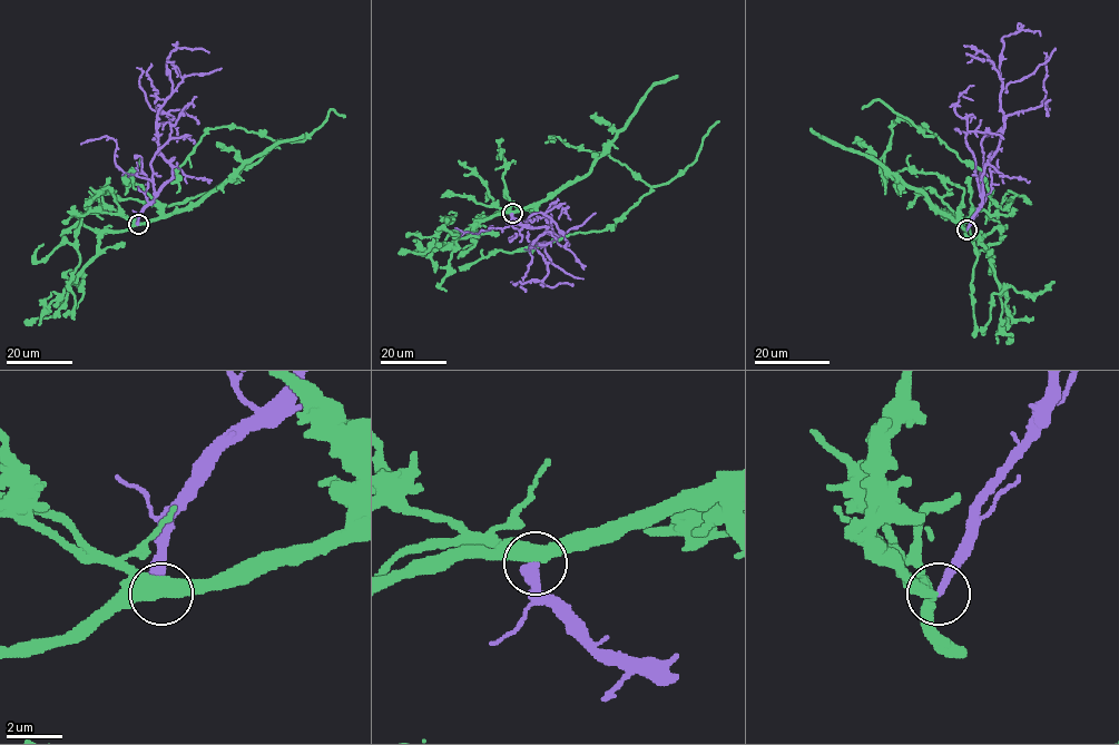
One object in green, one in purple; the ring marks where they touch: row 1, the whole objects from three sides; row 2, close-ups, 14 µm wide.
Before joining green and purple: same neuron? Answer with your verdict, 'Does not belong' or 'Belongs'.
Does not belong

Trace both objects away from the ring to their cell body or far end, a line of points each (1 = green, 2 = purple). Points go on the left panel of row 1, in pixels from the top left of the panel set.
1: (138, 224), (107, 206), (95, 212), (92, 198), (183, 203), (277, 143), (210, 128), (179, 167), (176, 193)
2: (138, 224), (139, 213), (172, 176), (156, 134), (158, 109), (172, 90), (166, 59), (177, 48), (208, 52)

